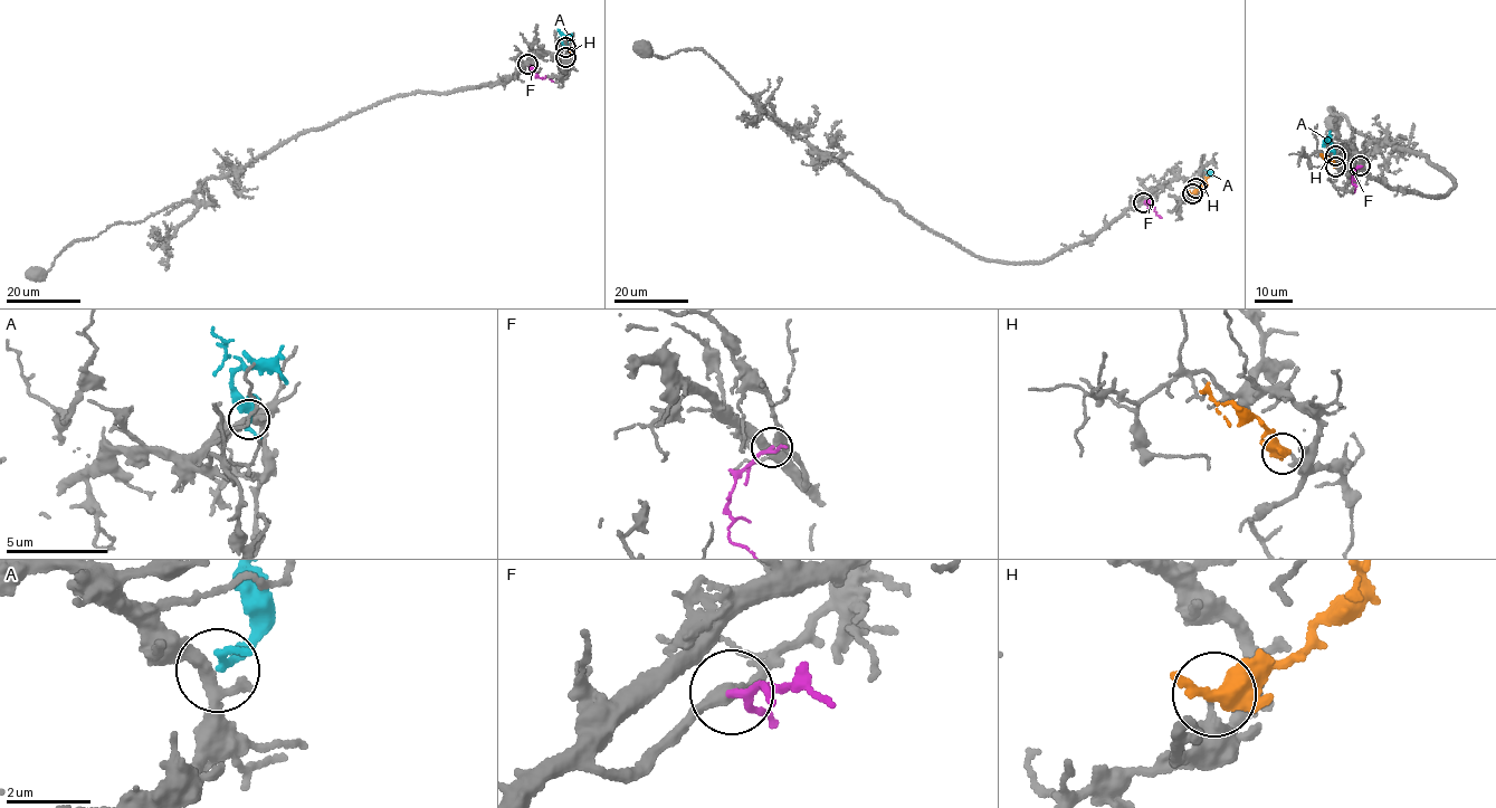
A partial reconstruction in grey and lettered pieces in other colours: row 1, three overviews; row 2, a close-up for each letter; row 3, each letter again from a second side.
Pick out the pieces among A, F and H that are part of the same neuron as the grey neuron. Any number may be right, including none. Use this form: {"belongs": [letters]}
{"belongs": ["F"]}

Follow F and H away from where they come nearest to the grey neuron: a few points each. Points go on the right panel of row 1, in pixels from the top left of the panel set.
F: (1359, 165), (1352, 172), (1354, 192)
H: (1335, 167), (1334, 161), (1320, 154)

